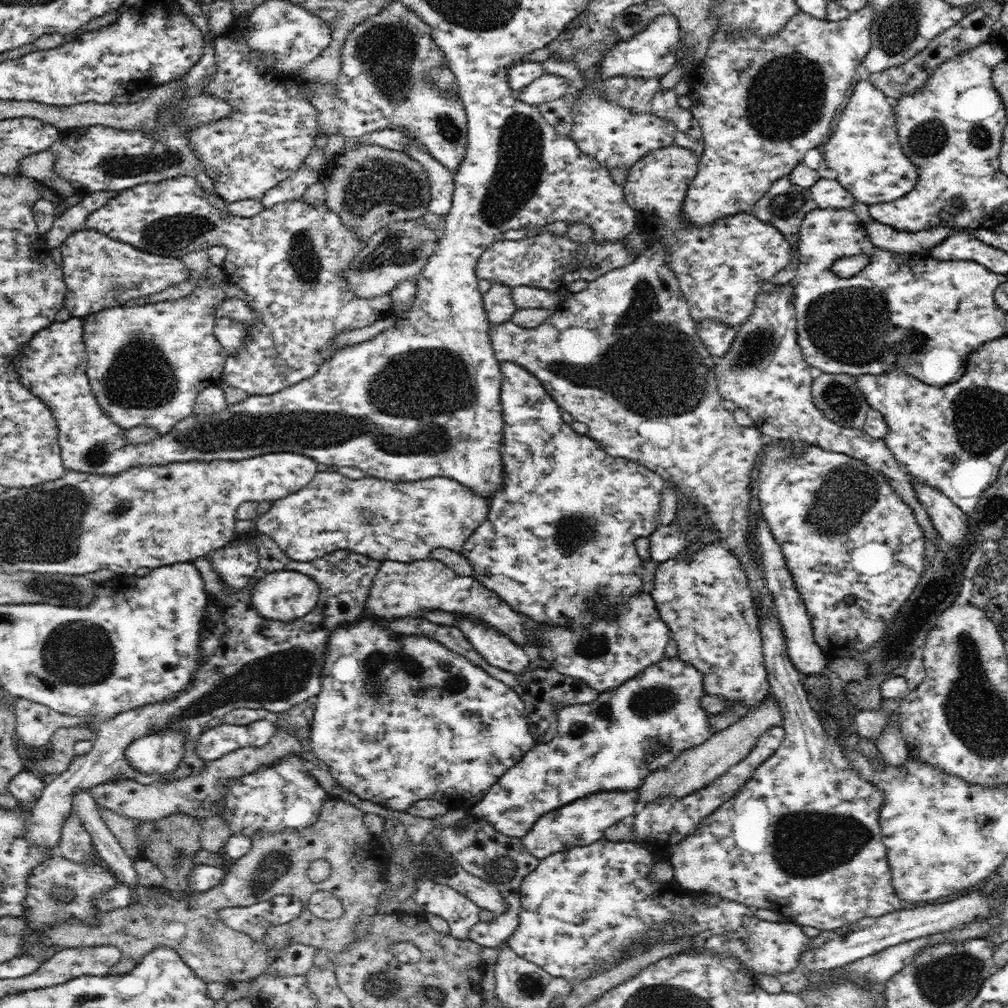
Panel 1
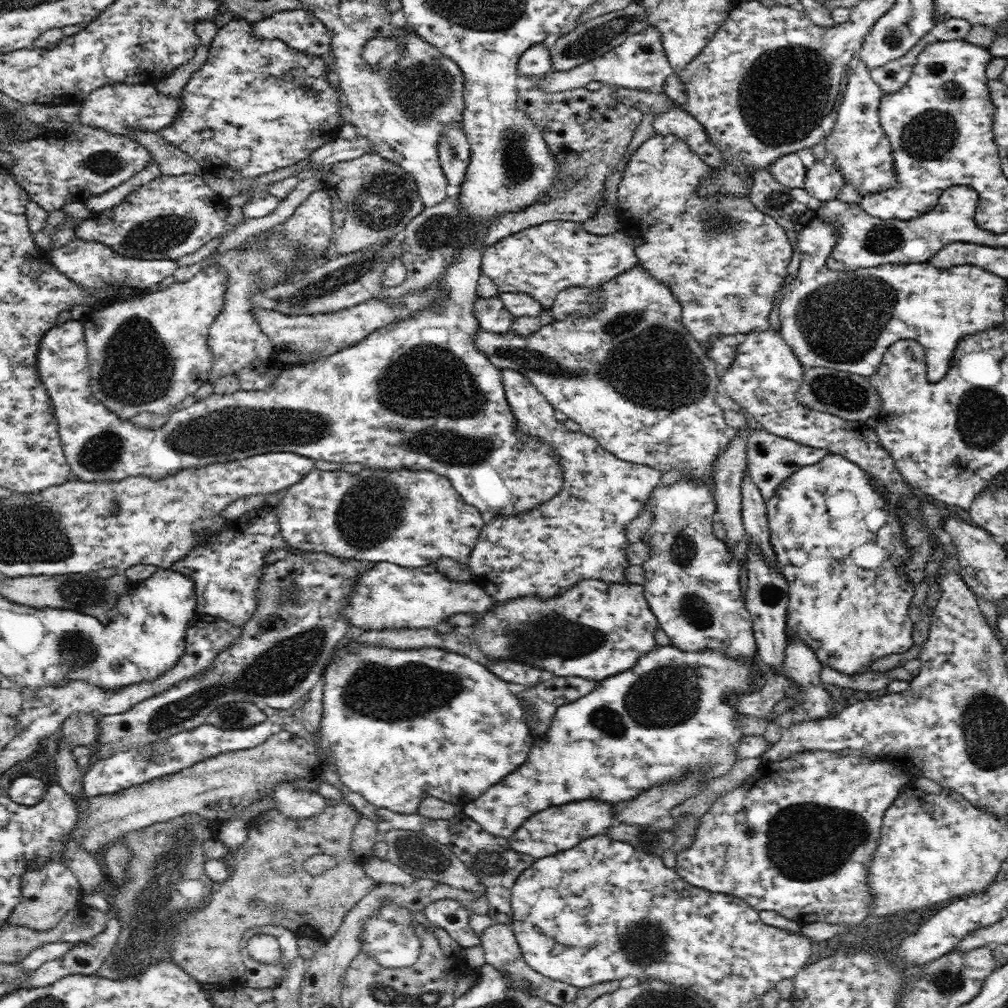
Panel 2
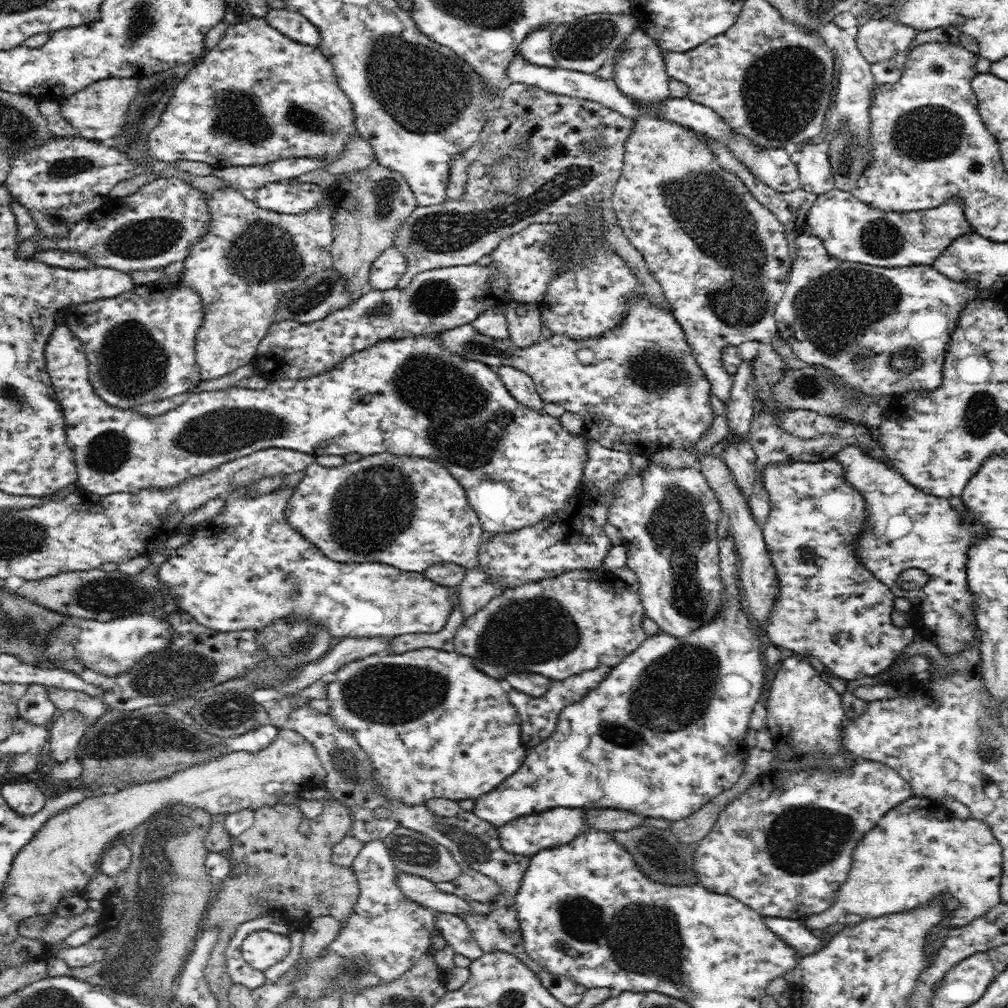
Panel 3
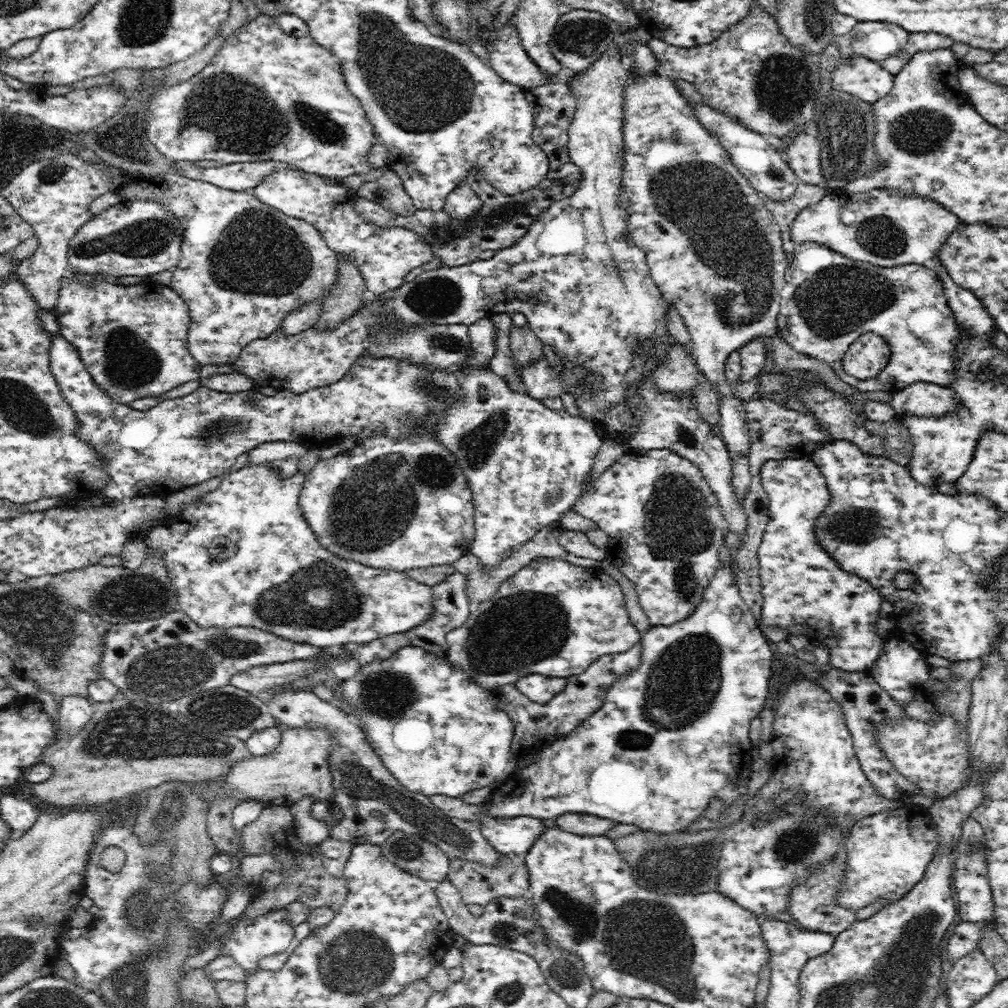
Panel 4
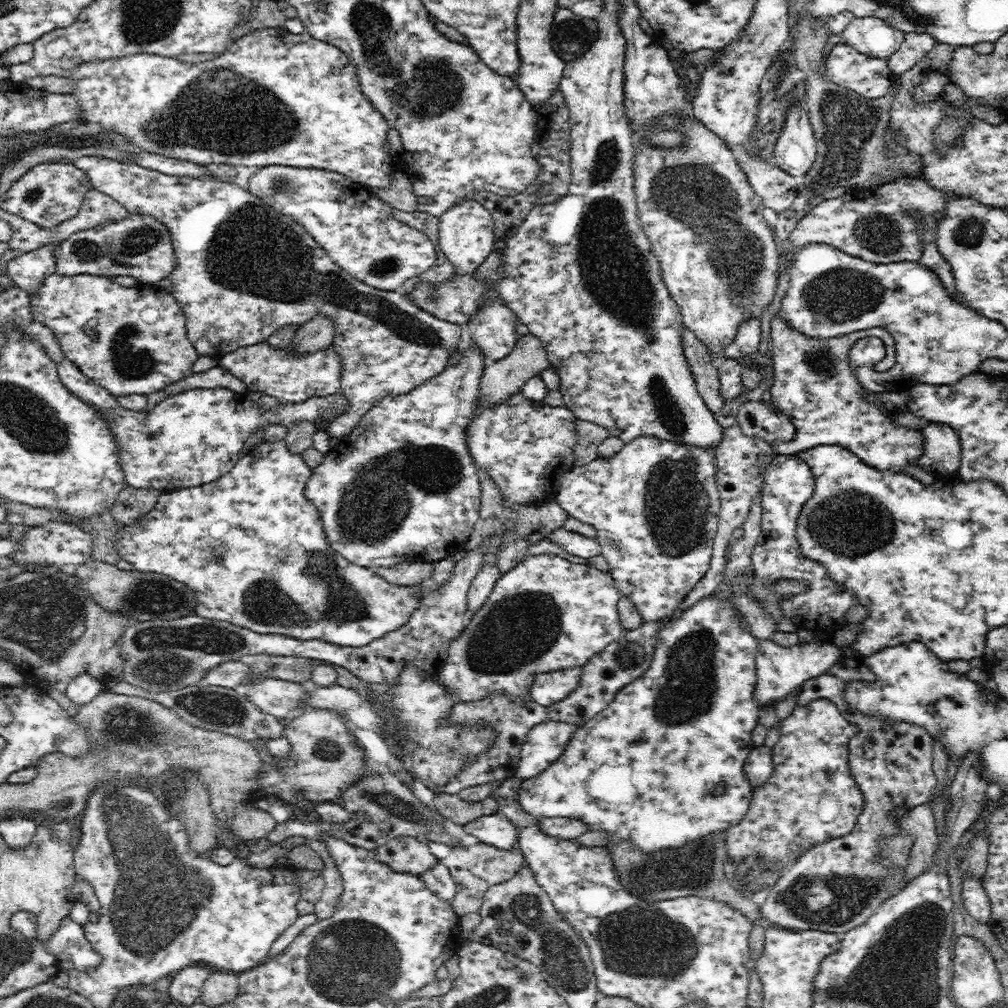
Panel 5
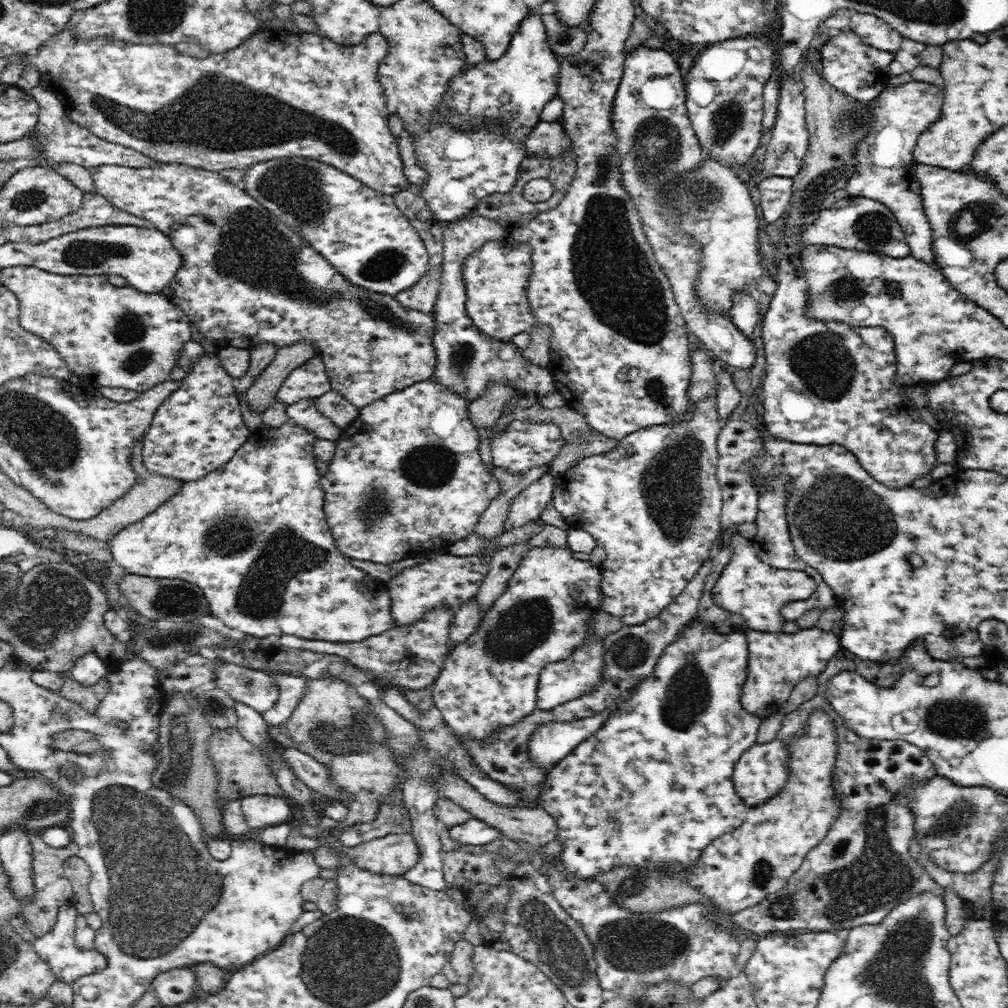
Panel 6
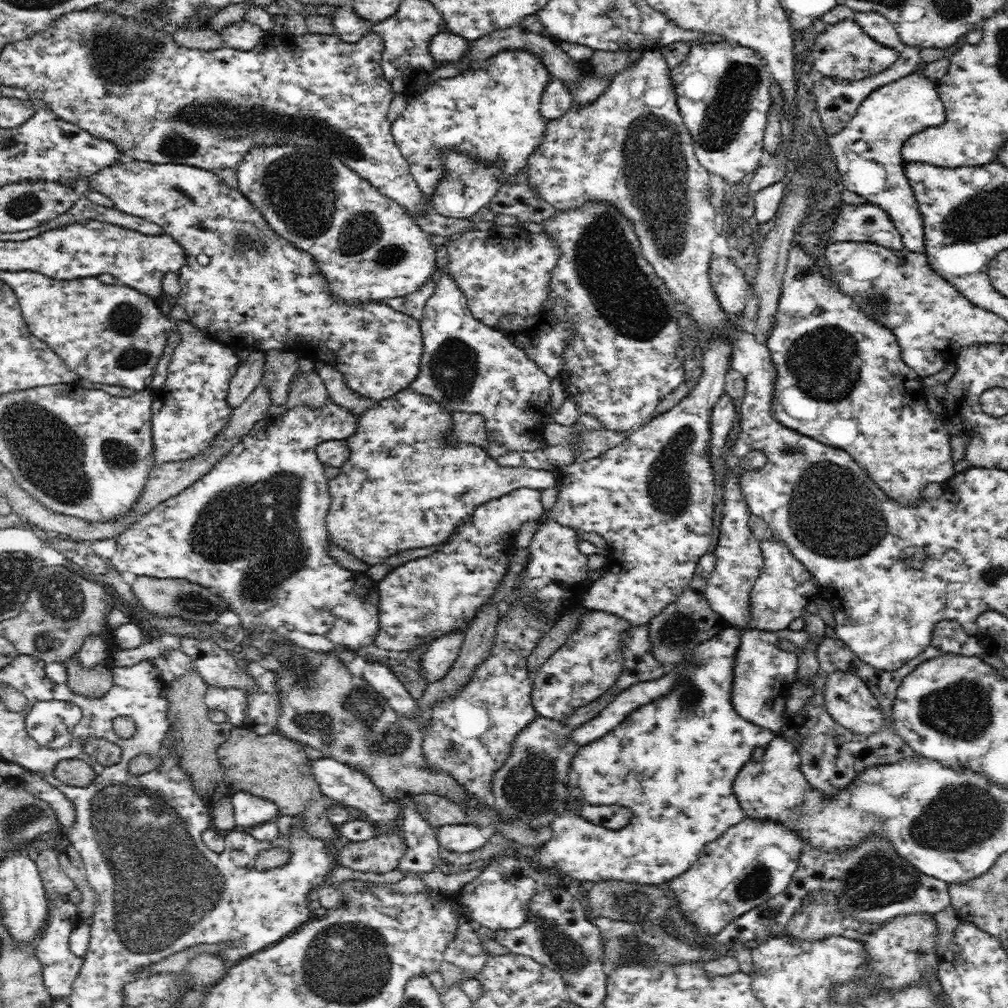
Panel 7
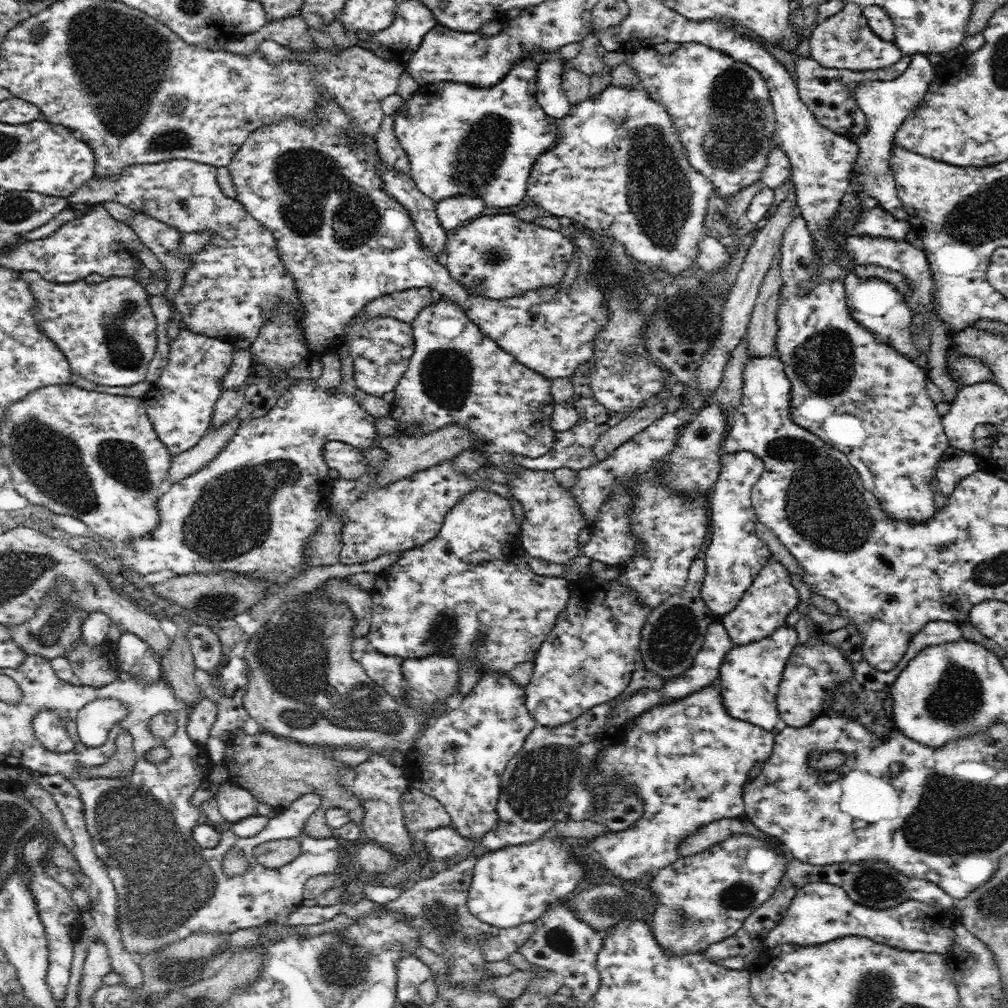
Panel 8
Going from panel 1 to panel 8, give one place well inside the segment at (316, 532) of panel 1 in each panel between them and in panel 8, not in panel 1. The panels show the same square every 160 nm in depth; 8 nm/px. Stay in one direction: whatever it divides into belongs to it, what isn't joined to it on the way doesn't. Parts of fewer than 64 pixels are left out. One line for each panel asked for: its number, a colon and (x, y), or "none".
2: (411, 518)
3: (409, 512)
4: (391, 503)
5: (402, 487)
6: (406, 479)
7: (402, 486)
8: (406, 513)

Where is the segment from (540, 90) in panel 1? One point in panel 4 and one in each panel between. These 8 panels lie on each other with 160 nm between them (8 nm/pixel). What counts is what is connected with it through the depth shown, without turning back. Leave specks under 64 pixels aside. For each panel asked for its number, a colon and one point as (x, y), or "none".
2: (640, 62)
3: (722, 258)
4: (716, 253)

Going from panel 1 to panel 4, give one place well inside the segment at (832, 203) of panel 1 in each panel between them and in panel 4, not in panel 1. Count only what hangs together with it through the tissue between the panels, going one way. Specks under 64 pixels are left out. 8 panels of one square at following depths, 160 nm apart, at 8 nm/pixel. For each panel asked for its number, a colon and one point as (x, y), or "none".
2: (823, 182)
3: (816, 177)
4: (804, 154)

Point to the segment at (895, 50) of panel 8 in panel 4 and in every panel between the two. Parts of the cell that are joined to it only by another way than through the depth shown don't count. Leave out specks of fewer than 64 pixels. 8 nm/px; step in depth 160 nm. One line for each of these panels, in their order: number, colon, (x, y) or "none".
4: (865, 78)
5: (871, 77)
6: (850, 65)
7: (844, 50)

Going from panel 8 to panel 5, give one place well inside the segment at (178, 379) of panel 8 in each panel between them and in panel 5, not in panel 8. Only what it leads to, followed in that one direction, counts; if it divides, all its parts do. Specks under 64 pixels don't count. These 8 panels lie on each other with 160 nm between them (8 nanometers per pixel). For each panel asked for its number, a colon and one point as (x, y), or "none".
5: (189, 439)
6: (197, 429)
7: (189, 411)

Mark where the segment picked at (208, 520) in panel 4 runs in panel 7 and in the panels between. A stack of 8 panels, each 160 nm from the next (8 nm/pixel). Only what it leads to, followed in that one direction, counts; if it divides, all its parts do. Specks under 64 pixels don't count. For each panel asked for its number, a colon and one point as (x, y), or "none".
5: (252, 547)
6: (252, 534)
7: (253, 528)

